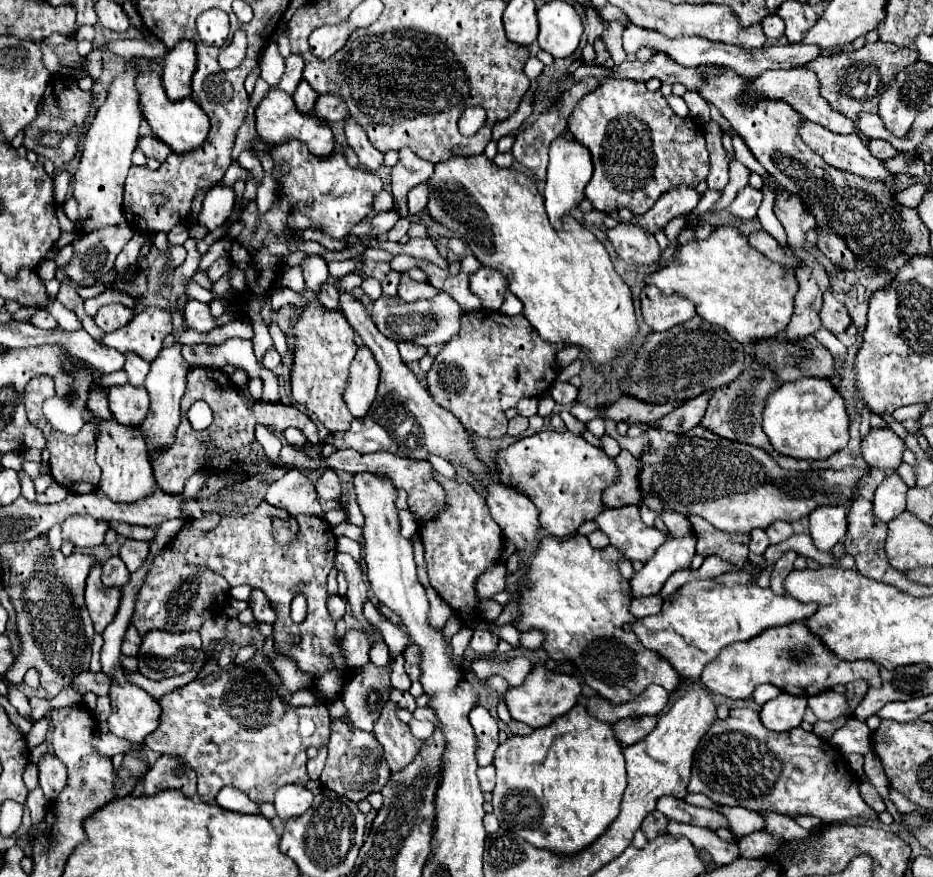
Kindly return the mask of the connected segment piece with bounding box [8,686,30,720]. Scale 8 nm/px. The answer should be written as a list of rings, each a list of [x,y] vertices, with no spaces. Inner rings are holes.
[[[12,686],[12,688],[8,690],[8,700],[10,700],[10,704],[18,710],[20,716],[24,716],[24,718],[30,720],[30,704],[28,704],[28,698],[26,698],[26,694],[24,694],[22,690],[18,690],[18,688]]]

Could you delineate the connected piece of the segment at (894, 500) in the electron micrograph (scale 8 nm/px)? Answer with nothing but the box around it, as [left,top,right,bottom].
[874,474,908,522]

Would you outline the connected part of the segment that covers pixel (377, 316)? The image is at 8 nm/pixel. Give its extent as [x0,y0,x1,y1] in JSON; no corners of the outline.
[370,292,462,346]

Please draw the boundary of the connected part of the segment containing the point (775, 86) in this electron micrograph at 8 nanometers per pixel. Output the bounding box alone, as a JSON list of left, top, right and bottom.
[742,68,854,134]

